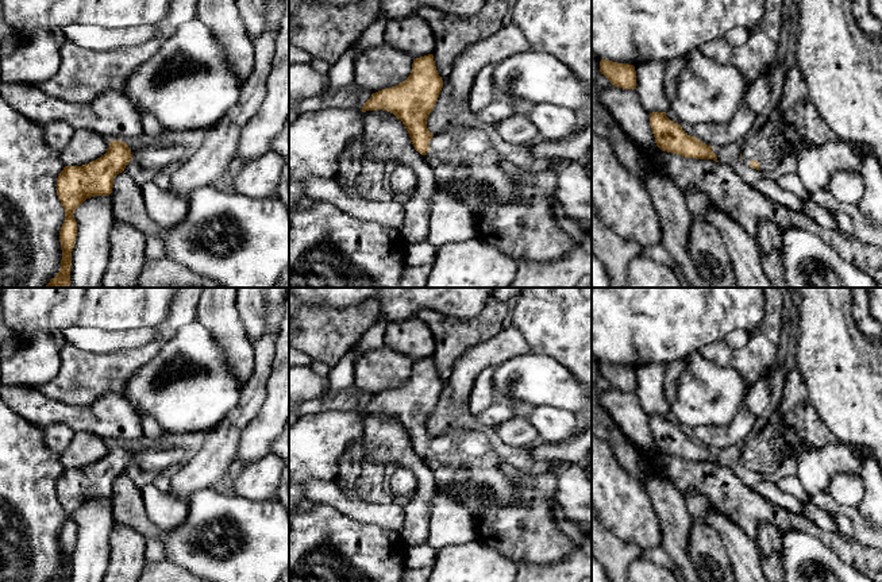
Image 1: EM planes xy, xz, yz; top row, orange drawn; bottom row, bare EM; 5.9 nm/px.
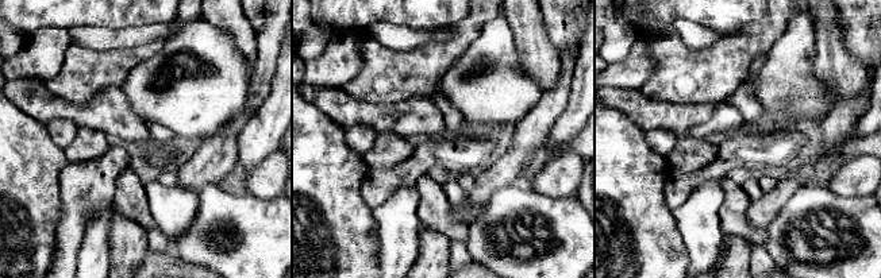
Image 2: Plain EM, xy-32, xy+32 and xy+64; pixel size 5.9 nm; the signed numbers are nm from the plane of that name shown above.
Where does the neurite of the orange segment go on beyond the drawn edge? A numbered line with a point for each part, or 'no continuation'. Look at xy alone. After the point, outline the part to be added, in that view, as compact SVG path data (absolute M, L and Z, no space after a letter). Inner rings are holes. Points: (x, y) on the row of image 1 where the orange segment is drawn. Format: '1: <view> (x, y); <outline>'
1: xy (158, 155); M140 140L130 144L132 159L155 171L170 170L184 161L184 147L181 146L149 140Z

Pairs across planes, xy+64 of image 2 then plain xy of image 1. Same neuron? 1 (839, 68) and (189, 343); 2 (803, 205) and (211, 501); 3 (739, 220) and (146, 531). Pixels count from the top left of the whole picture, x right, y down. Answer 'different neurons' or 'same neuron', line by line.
1: different neurons
2: same neuron
3: same neuron

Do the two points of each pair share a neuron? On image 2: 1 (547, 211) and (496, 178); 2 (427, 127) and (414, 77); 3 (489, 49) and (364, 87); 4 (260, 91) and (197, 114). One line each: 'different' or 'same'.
1: different
2: different
3: different
4: different

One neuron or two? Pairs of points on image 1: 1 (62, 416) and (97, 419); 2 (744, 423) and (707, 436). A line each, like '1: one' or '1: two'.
1: one
2: one

